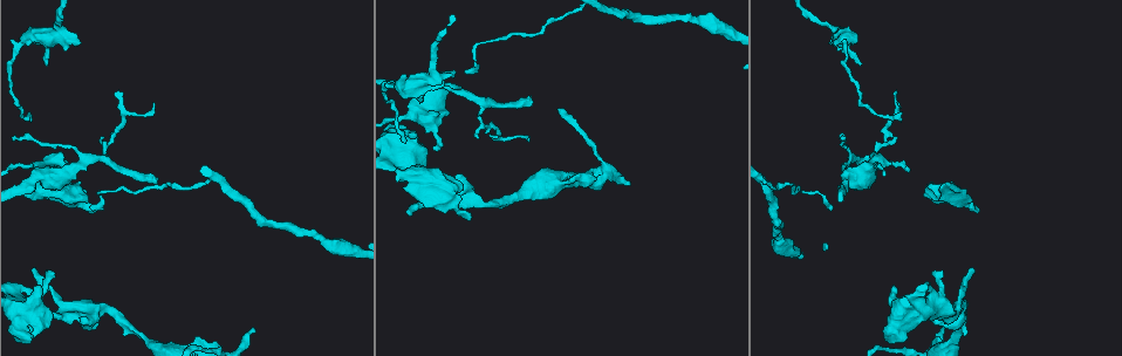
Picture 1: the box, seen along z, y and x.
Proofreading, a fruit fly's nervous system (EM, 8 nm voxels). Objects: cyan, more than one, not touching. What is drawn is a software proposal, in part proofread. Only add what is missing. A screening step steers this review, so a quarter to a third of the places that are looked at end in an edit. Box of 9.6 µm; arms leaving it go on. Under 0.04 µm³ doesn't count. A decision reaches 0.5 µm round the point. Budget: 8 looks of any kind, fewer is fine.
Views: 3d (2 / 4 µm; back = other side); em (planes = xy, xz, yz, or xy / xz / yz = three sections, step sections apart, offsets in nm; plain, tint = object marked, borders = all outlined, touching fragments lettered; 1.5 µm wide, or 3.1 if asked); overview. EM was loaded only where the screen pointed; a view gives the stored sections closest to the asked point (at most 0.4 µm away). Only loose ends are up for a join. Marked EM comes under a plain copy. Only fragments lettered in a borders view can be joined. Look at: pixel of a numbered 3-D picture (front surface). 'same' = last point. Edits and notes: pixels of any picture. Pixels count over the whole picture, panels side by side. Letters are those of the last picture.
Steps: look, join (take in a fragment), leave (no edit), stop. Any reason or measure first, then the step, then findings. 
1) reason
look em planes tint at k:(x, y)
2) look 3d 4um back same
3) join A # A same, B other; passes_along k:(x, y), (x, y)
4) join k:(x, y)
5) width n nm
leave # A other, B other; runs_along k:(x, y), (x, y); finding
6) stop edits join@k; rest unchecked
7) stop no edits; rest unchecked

branch stops here
look em xz step 4 tint at 1:(41, 286)

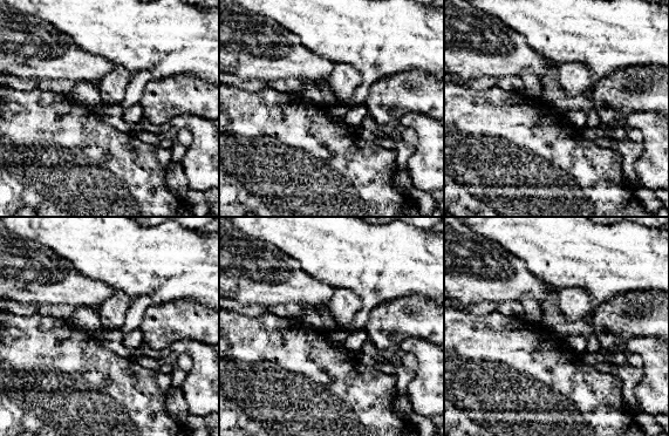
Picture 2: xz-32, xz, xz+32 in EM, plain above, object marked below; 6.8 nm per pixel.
another direction
look em planes borders same

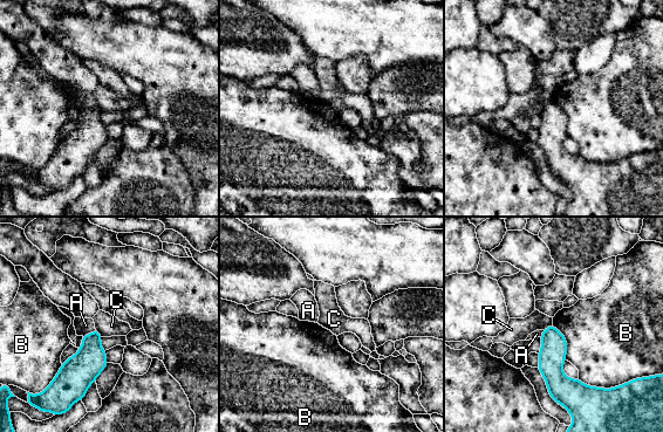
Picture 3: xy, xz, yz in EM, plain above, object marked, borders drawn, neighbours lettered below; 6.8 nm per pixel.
leave # A other, B other, C other; none of them fits

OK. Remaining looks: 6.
an open end
look em planes borders at 1:(976, 210)

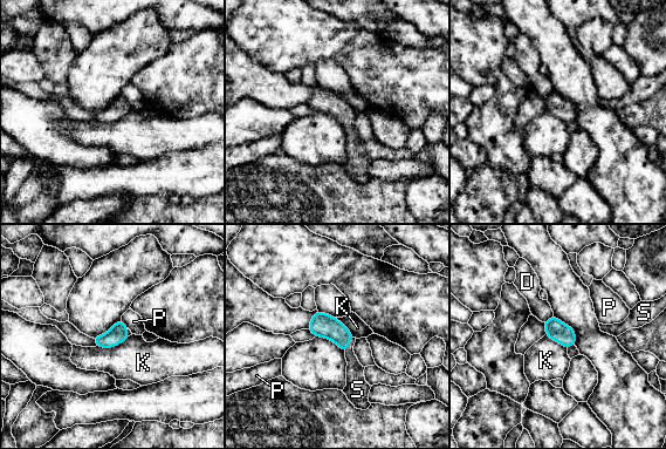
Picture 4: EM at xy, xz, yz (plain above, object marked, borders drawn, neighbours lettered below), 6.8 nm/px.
width 130 nm
join S # D other, K other, P other, S same; passes_along 4:(322, 325), (348, 345), (355, 372); the neuron continues

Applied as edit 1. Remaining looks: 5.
an open end
look 3d 2um at 1:(29, 111)

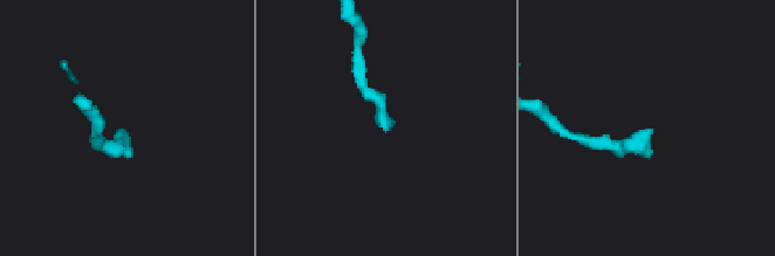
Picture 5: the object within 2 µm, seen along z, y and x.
look em planes borders at 5:(650, 129)

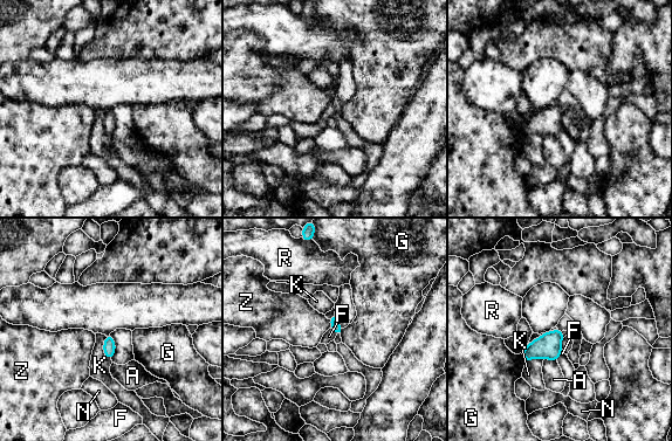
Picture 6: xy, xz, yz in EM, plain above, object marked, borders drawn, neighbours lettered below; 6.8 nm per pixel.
longest_contact K 170 nm
leave # A other, F other, G other, K other, N other, R other, Z other; border 6:(562, 350), (556, 360); no lettered fragment goes on from it

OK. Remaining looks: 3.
stop edits join@4; rest unchecked

